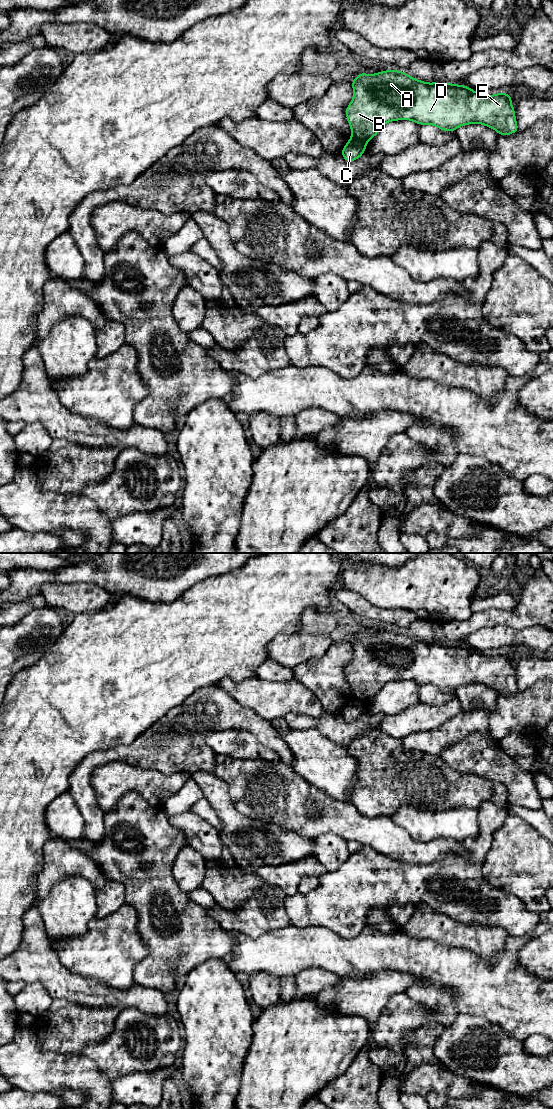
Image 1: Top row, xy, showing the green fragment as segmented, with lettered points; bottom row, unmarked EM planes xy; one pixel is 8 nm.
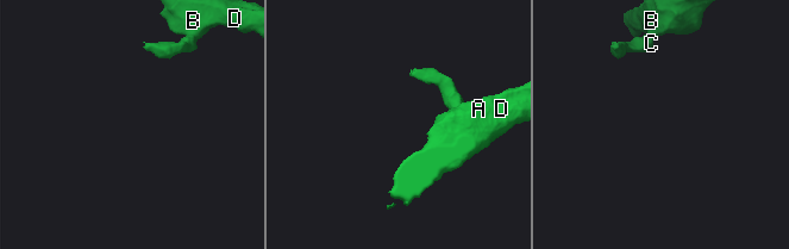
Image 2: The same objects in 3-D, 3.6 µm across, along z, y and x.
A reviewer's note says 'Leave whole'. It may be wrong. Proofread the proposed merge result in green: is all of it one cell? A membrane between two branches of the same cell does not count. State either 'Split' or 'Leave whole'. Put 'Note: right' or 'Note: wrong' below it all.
Split
Note: wrong

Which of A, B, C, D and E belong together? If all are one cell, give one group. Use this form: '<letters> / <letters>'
A B D E / C

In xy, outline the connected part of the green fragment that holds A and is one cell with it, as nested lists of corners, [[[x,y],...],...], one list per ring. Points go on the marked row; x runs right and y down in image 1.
[[[388,69],[375,74],[360,72],[350,83],[353,99],[346,107],[346,118],[351,138],[367,144],[388,122],[410,120],[419,125],[433,125],[442,131],[455,132],[458,127],[481,124],[508,136],[519,131],[512,106],[512,97],[506,92],[484,95],[466,85],[449,82],[423,82],[403,71]]]

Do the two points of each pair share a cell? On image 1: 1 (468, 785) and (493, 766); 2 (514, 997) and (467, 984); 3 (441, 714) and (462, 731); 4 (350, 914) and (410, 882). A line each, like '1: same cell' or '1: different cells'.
1: different cells
2: same cell
3: different cells
4: same cell

